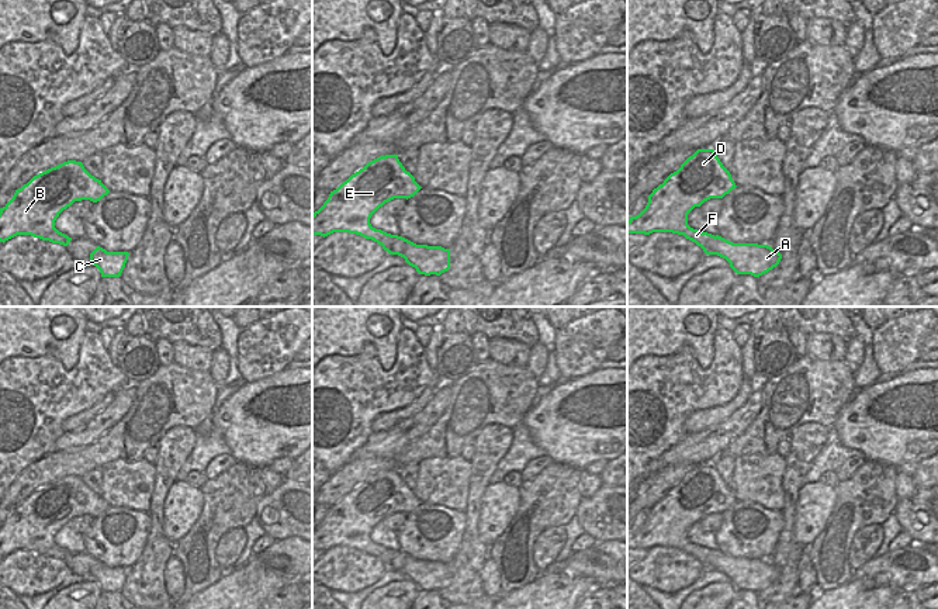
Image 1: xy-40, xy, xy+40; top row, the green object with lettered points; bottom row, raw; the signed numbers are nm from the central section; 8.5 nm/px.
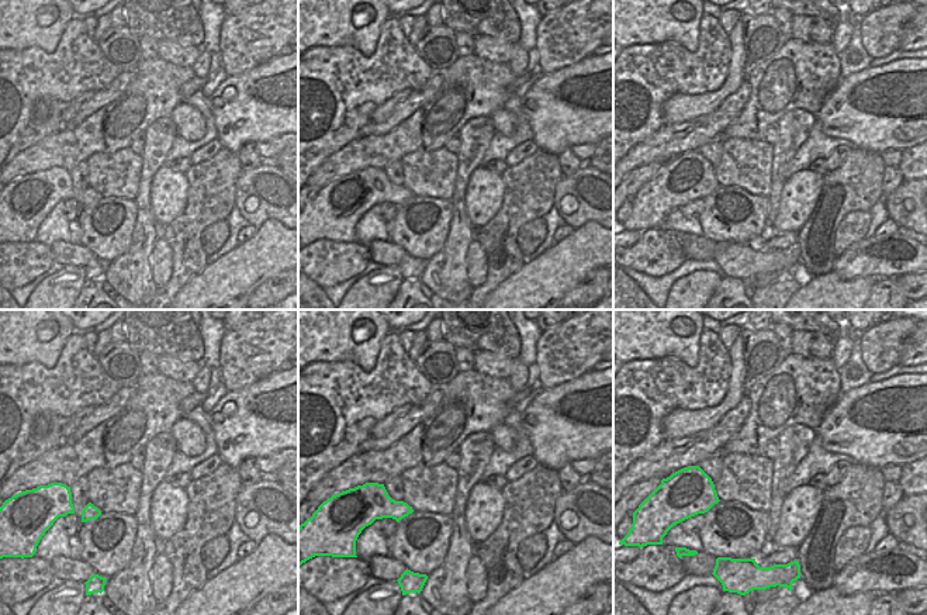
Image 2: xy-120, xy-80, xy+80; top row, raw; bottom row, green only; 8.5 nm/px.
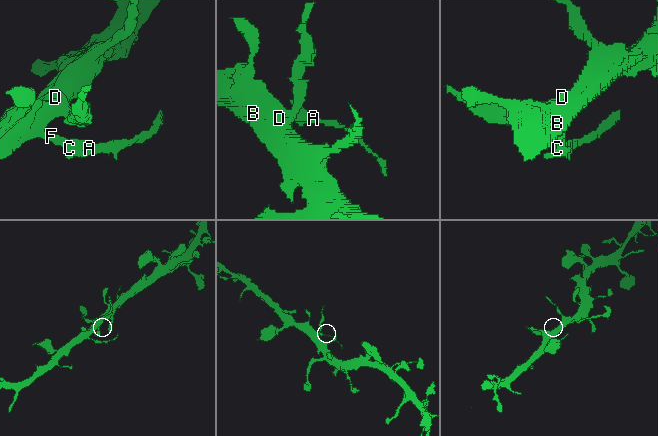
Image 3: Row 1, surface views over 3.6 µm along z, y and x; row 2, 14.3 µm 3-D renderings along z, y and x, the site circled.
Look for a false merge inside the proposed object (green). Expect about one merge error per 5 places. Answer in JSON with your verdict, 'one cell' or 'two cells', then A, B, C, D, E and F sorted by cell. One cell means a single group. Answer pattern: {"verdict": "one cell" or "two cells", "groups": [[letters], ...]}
{"verdict": "two cells", "groups": [["A", "C"], ["B", "D", "E", "F"]]}

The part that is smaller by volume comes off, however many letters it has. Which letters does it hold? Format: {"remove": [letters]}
{"remove": ["A", "C"]}

